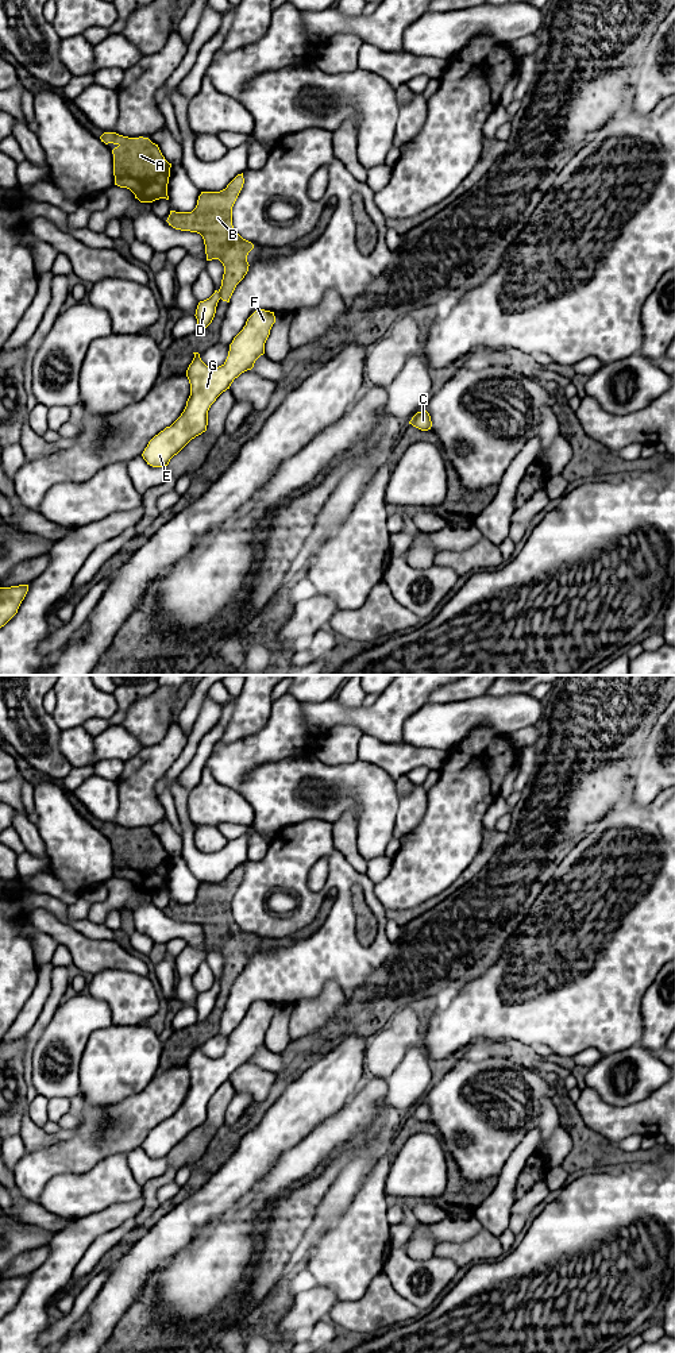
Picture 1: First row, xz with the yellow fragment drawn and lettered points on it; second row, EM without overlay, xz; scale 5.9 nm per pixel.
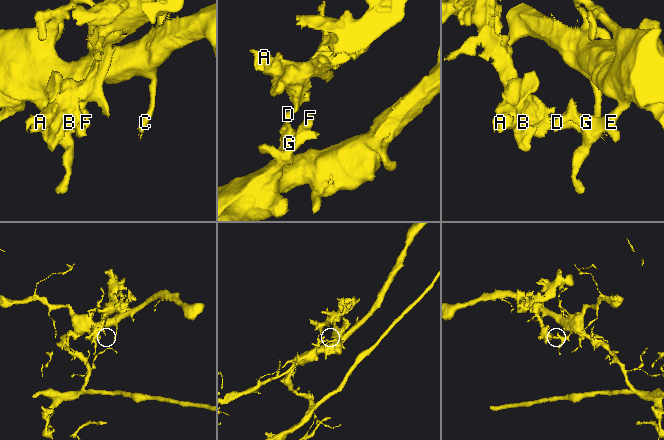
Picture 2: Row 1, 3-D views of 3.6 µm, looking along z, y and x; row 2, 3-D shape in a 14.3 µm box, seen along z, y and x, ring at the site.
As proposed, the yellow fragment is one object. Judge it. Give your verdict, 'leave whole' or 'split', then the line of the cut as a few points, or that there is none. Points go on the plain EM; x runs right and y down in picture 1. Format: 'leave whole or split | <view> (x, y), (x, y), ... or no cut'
split | xz (218, 983), (220, 989)

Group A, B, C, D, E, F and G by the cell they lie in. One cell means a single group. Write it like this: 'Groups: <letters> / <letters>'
Groups: A B / C D E F G

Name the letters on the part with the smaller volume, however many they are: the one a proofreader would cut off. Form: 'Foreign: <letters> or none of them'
Foreign: A, B

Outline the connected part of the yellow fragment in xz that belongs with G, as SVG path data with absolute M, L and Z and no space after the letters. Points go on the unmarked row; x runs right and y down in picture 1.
M256 1001L243 1021L234 1029L225 1053L219 1059L207 1057L198 1044L186 1061L190 1087L181 1107L155 1126L142 1148L153 1159L167 1157L192 1130L207 1122L208 1102L216 1090L230 1080L235 1069L251 1061L265 1045L265 1034L275 1014L274 1003Z

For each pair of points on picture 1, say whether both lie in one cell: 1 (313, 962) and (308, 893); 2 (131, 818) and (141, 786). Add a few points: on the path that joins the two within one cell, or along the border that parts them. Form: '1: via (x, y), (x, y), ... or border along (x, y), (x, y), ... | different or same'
1: via (338, 936), (340, 928), (340, 891), (334, 886) | same
2: via (135, 810), (138, 808), (138, 794) | same

